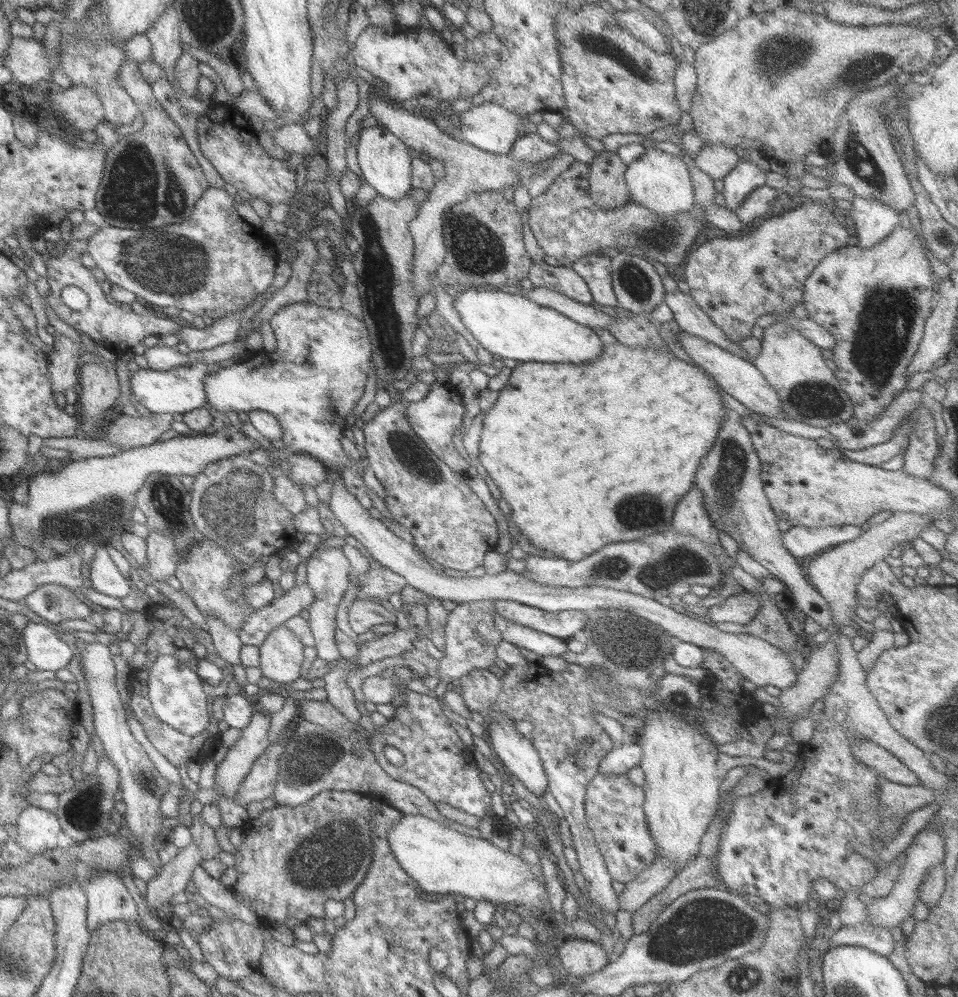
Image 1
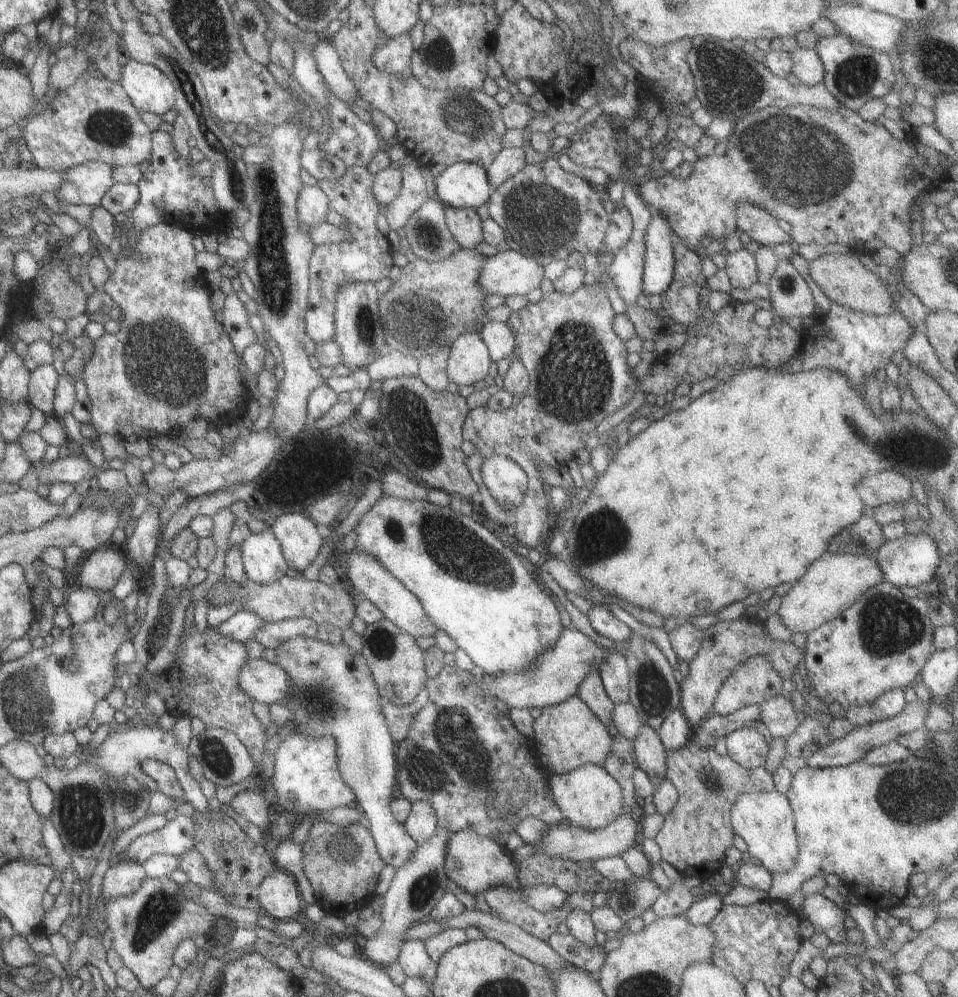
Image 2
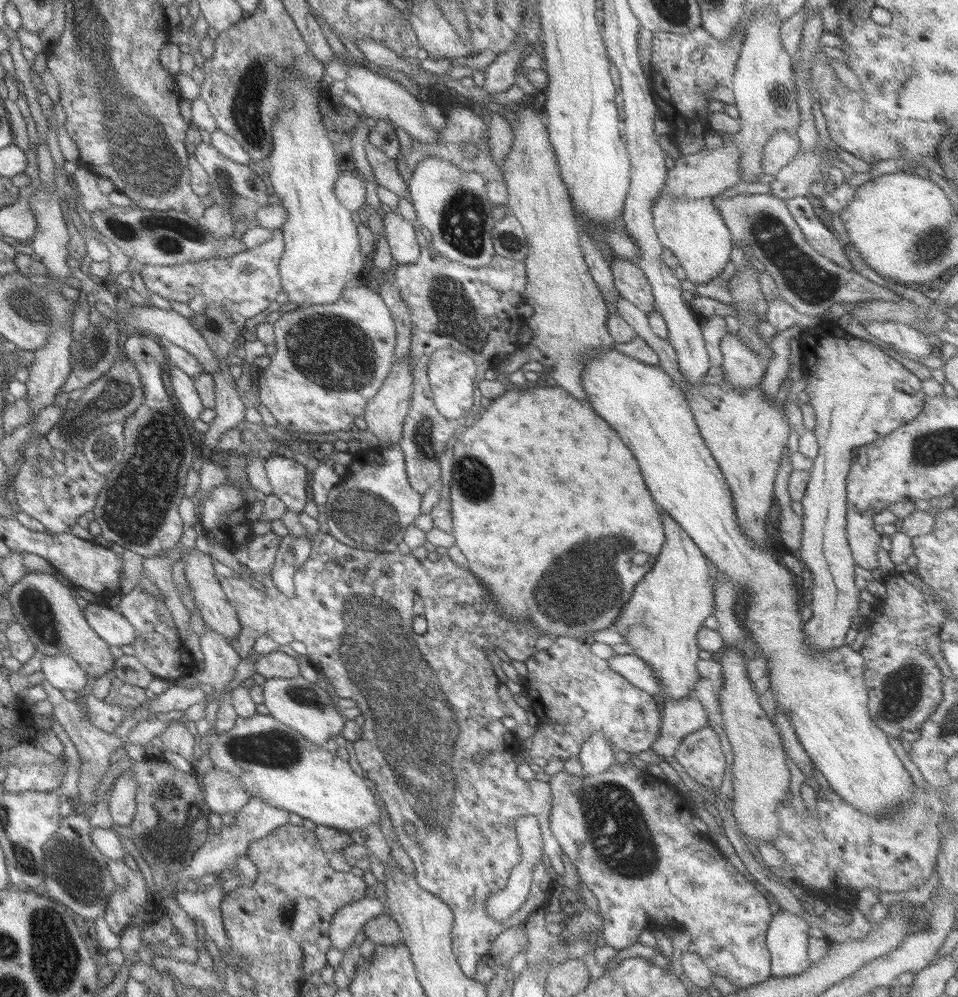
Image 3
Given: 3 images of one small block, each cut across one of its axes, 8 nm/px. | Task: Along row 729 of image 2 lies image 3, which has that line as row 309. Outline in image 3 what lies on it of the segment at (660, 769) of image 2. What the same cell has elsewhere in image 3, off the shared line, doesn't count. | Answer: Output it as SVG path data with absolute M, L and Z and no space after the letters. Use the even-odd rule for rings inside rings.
M616 257L609 259L609 266L611 267L613 286L621 298L648 316L654 312L655 301L651 285L645 278L644 272L636 264Z

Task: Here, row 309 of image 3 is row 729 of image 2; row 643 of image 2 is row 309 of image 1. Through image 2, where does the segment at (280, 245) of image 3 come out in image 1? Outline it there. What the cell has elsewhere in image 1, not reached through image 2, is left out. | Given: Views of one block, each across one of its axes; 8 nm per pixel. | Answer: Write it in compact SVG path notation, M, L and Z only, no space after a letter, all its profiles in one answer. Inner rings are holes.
M209 186L204 194L198 198L194 206L194 210L190 213L190 216L186 220L182 220L179 224L170 224L166 226L160 226L159 229L142 229L132 230L116 228L115 226L102 226L88 238L88 248L86 252L92 256L96 262L96 267L100 268L106 275L106 279L112 282L113 285L120 286L123 290L132 292L138 300L143 303L150 303L162 308L176 307L180 311L185 310L193 315L202 317L206 315L214 321L222 316L227 316L232 312L242 312L248 306L252 305L256 301L256 297L260 297L273 283L275 276L275 269L278 261L281 259L281 254L275 248L275 243L270 239L267 233L263 230L256 228L255 226L246 222L234 207L234 197L230 196L224 188L217 188Z

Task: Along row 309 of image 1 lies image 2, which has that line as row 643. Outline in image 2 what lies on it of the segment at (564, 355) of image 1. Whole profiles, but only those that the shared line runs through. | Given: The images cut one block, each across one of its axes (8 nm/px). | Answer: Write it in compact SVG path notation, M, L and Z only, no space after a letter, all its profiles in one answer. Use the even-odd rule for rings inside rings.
M382 495L376 504L358 520L356 528L356 548L355 550L362 555L367 555L375 559L381 566L396 580L404 586L419 602L432 625L437 630L445 632L454 642L458 649L463 650L468 659L473 662L475 668L480 668L488 674L495 674L501 671L522 671L526 665L537 656L537 654L546 646L552 645L564 628L561 625L560 614L552 600L545 595L539 586L537 577L526 563L525 559L504 546L503 542L497 538L490 530L487 530L482 524L478 524L472 518L454 512L449 506L435 505L424 499L402 499L391 495Z

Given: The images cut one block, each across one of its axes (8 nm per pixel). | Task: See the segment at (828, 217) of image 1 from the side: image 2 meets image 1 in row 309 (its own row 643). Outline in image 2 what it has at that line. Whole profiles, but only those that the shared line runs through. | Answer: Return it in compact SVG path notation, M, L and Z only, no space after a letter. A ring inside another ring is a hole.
M742 616L738 620L719 621L703 630L701 648L689 663L689 672L681 683L679 710L690 726L699 726L711 715L714 700L726 678L744 662L753 657L763 657L784 680L791 679L798 663L803 658L802 650L793 642L772 640L764 632L763 622L758 618ZM754 619L754 621L753 621Z

